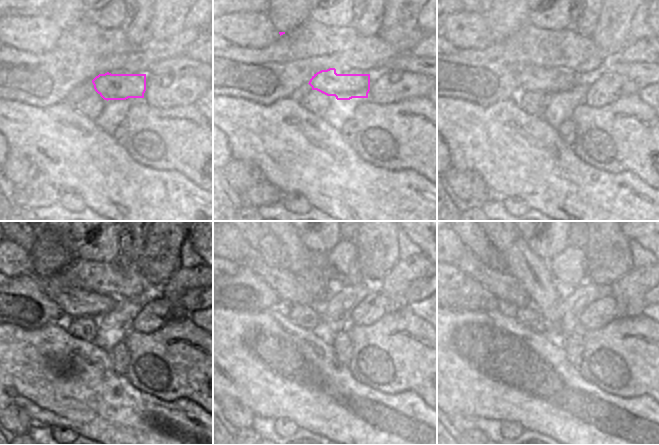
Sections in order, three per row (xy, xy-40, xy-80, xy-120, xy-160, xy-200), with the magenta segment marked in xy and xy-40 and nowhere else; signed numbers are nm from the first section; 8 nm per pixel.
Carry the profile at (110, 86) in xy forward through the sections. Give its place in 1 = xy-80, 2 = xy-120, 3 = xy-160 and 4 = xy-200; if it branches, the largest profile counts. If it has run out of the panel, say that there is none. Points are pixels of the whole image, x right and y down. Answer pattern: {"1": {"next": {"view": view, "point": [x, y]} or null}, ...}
{"1": {"next": {"view": "xy-80", "point": [529, 78]}}, "2": {"next": {"view": "xy-120", "point": [75, 302]}}, "3": {"next": {"view": "xy-160", "point": [286, 296]}}, "4": {"next": {"view": "xy-200", "point": [504, 290]}}}

